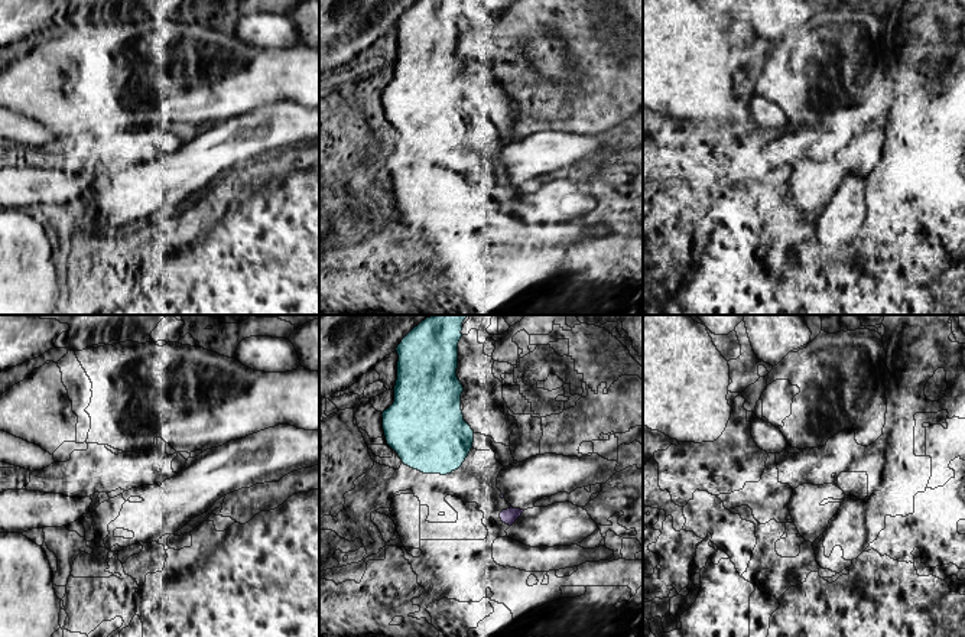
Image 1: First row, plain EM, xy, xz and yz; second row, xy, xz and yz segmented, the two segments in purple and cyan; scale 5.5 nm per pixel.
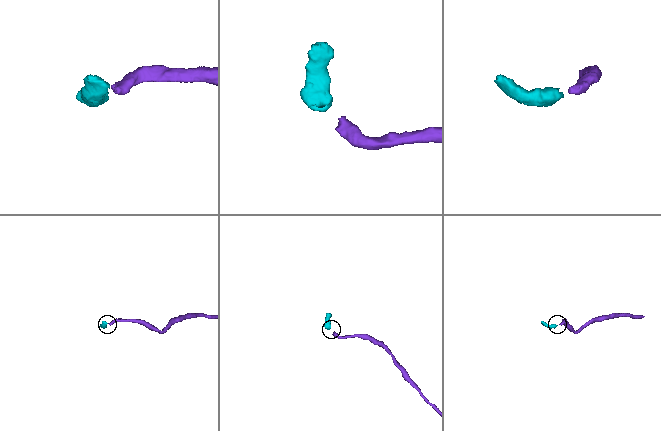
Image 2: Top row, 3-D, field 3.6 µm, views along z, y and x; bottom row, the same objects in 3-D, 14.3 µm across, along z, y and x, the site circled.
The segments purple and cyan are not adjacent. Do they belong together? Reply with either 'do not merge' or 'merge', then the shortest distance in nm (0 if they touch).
merge; gap 280 nm

